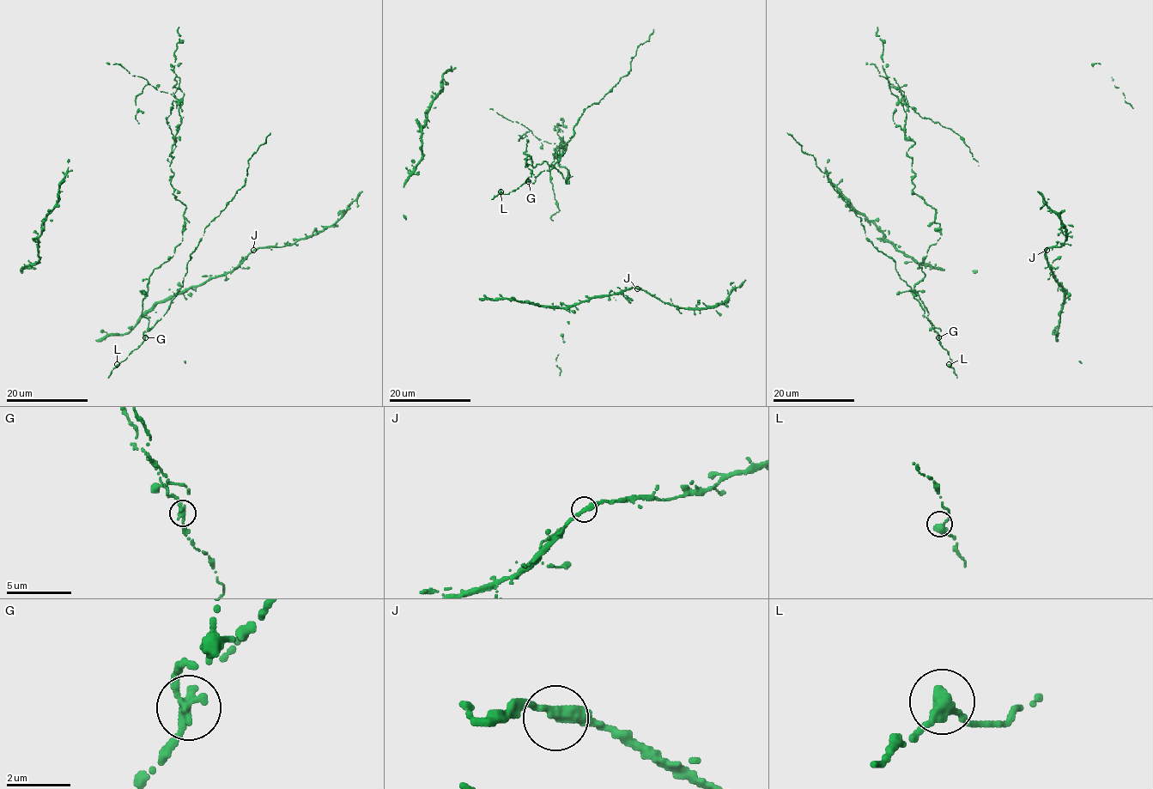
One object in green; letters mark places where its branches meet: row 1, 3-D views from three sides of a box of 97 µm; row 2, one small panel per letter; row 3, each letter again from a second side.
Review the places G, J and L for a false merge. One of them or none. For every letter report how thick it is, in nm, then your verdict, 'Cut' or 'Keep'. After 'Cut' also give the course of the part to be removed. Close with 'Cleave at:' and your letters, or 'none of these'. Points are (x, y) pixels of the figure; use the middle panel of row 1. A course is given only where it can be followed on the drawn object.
G: Thickness 340 nm. Cut. Course of the part to remove: (528, 181), (528, 156), (568, 181), (554, 155), (564, 145), (549, 168), (559, 210), (553, 221)
J: Thickness 340 nm. Keep
L: Thickness 360 nm. Keep
Cleave at: G

